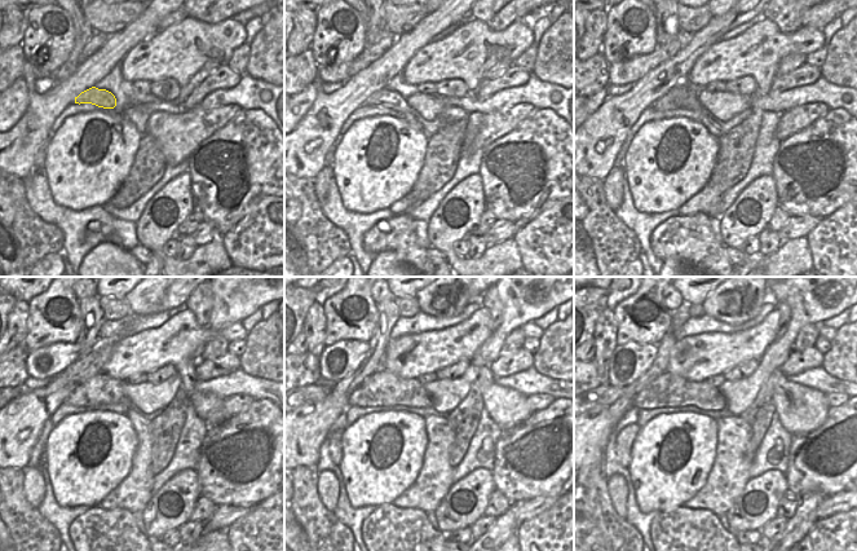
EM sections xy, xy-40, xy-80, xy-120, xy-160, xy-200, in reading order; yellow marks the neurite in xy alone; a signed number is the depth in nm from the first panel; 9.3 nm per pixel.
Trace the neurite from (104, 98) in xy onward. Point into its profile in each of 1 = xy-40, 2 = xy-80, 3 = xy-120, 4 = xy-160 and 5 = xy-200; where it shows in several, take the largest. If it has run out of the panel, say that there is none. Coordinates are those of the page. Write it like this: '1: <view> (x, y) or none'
1: xy-40 (397, 105)
2: xy-80 (680, 102)
3: xy-120 (133, 493)
4: xy-160 (434, 480)
5: xy-200 (729, 474)

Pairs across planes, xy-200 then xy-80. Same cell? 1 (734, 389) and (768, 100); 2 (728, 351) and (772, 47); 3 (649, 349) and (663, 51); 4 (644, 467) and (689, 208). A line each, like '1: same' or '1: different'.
1: different
2: same
3: same
4: different

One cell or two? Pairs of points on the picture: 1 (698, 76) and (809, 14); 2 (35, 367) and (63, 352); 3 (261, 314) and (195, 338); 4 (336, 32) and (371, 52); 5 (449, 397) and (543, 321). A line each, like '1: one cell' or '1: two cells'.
1: two cells
2: one cell
3: two cells
4: two cells
5: two cells

